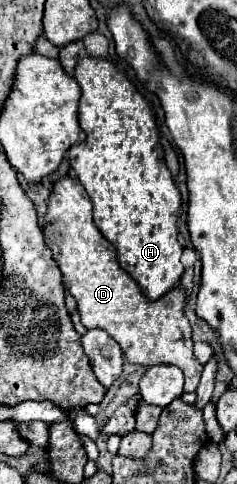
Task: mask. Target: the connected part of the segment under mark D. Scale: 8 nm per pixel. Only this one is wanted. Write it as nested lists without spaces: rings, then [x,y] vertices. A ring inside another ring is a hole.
[[[63,176],[53,184],[45,224],[45,244],[63,276],[65,290],[77,300],[85,328],[105,330],[123,350],[131,364],[155,366],[173,364],[185,374],[185,392],[195,392],[203,366],[193,354],[191,324],[183,314],[185,296],[177,286],[161,300],[151,302],[117,262],[115,248],[101,236],[93,222],[93,204],[77,178]]]

